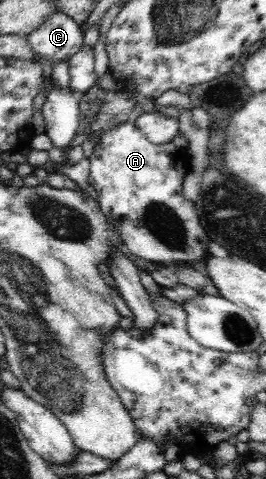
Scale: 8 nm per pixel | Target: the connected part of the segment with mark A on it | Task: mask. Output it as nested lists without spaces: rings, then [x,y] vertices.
[[[128,120],[99,138],[89,162],[87,180],[98,190],[100,211],[108,219],[108,225],[120,235],[126,252],[157,264],[202,264],[202,258],[209,255],[209,238],[198,222],[194,204],[188,202],[182,192],[184,176],[190,172],[186,148],[176,147],[171,141],[156,146]]]

